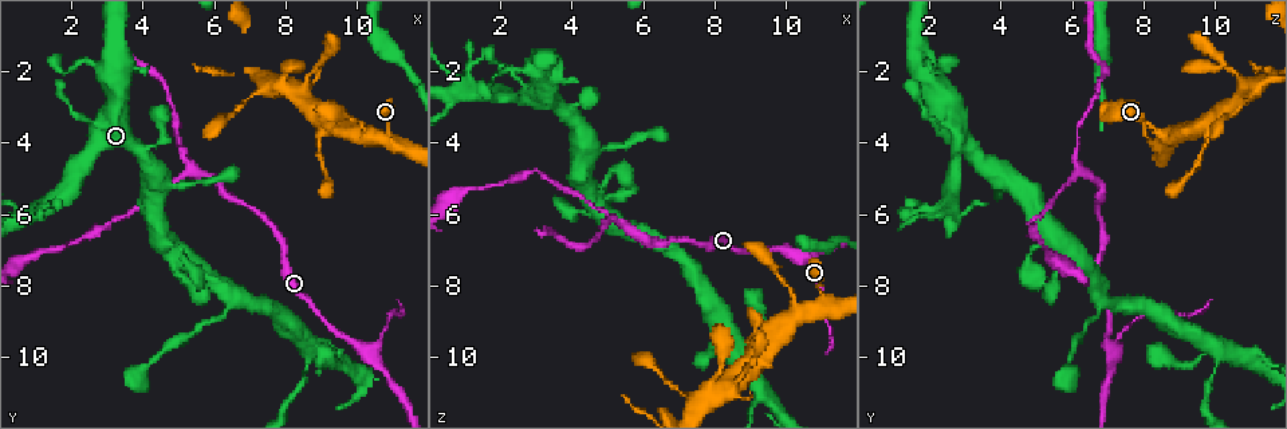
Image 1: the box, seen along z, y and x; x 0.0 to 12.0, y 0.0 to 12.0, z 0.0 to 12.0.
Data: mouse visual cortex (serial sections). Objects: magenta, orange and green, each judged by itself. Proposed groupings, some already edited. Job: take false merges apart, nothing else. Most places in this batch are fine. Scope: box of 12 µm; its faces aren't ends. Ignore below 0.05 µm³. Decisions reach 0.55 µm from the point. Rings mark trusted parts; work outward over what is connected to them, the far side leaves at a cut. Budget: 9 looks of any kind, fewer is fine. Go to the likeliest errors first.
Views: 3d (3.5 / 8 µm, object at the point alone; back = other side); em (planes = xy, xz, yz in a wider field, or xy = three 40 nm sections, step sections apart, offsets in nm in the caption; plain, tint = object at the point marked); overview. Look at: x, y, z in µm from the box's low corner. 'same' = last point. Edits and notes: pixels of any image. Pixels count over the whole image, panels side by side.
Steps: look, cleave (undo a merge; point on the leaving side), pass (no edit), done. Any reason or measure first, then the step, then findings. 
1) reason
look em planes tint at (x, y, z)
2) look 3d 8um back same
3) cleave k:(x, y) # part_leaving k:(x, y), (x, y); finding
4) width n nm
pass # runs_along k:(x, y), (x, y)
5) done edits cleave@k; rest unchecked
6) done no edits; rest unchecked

look 3d 3.5um at (5.5, 4.9, 6.3)

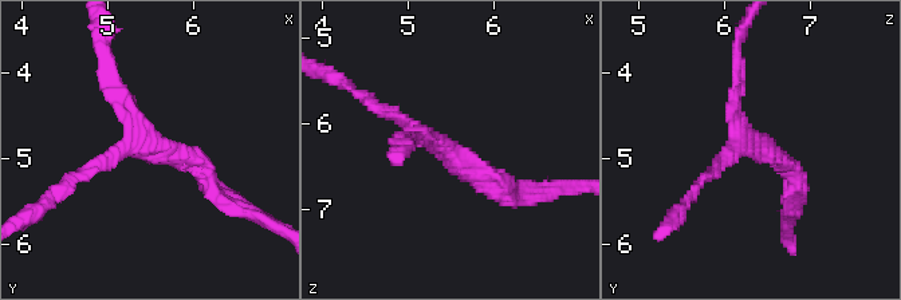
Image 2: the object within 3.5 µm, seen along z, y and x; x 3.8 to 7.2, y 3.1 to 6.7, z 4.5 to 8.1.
look em xy step 1 tint at (5.50, 4.85, 6.30)

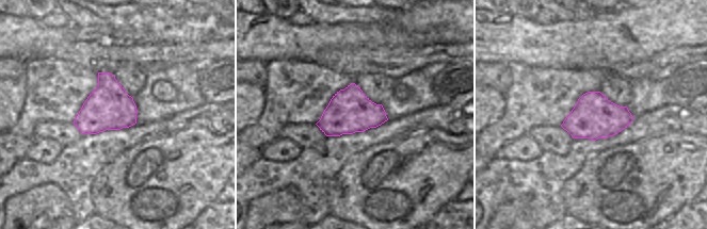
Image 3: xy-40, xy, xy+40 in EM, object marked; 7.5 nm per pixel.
arm_widths 150, 200, 250 nm
pass # continuous, no second cell

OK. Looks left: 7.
three arms meet
look 3d 8um at (9.4, 3.4, 9.8)

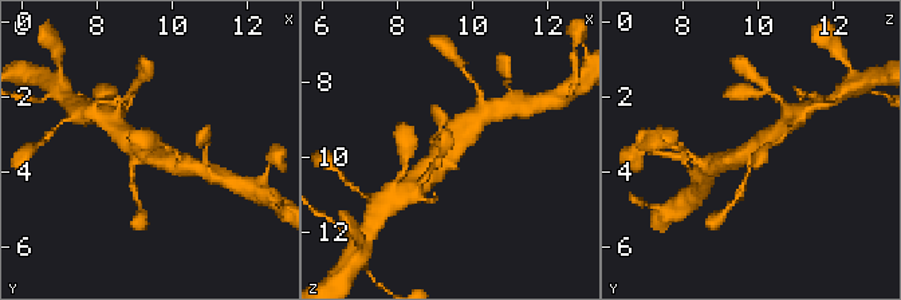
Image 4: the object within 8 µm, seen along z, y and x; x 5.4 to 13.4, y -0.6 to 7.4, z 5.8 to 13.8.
shape alone is not enough
look em xy step 5 tint at (9.4, 3.4, 9.8)

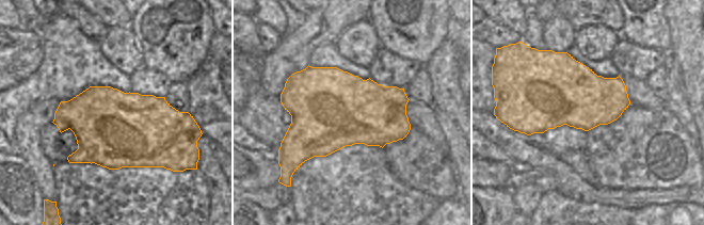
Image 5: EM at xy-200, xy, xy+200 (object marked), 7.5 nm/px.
width 600 nm
pass # runs_along 4:(473, 123), (469, 131), (423, 174); all the same cell

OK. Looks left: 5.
a fork
look 3d 3.5um at (10.3, 9.7, 7.2)

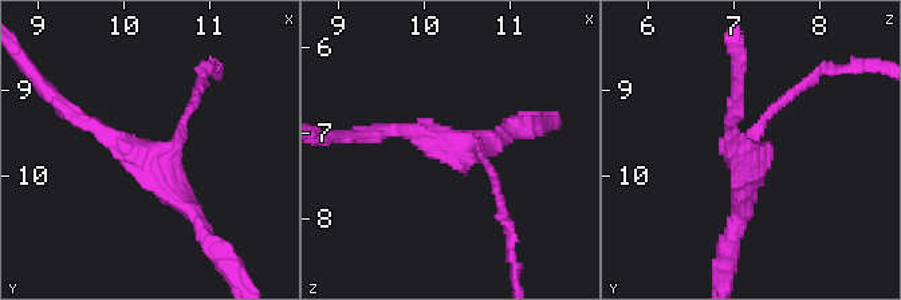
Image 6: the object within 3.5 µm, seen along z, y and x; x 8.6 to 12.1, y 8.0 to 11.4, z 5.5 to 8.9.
look em xy step 2 plain at (10.35, 9.75, 7.20)

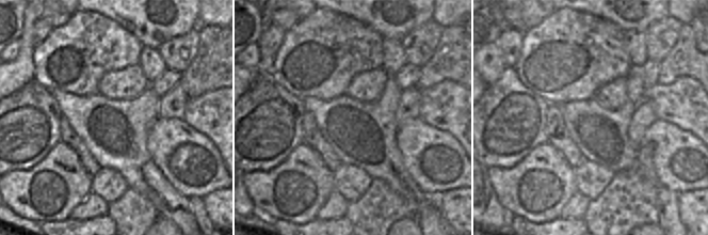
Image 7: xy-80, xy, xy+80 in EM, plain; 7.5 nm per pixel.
look em xy step 2 tint same

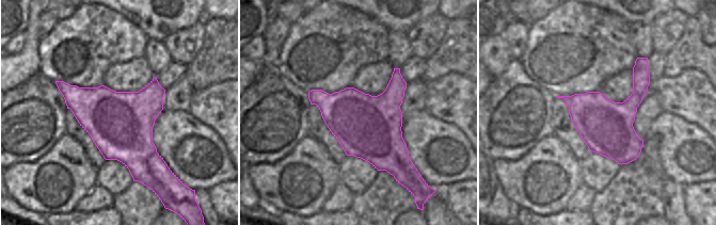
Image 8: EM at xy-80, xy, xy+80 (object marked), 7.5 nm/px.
pass # one cell here

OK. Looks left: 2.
done no edits; rest unchecked

